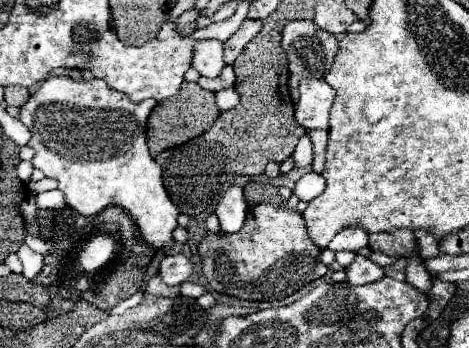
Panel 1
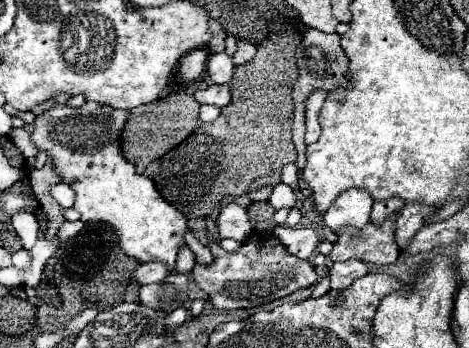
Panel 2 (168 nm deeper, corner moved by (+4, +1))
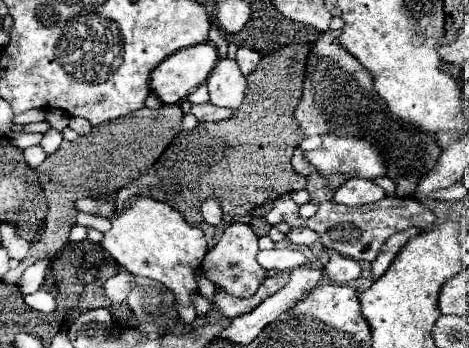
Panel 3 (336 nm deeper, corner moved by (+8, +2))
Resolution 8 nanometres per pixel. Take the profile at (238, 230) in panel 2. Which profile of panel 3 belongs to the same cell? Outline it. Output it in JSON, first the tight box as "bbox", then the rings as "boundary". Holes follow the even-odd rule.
{"bbox":[202,221,266,297],"boundary":[[[236,221],[236,223],[226,225],[220,241],[206,253],[202,269],[204,269],[206,277],[214,283],[216,289],[226,291],[234,297],[252,297],[258,291],[258,287],[262,285],[262,281],[266,279],[266,269],[256,261],[258,251],[260,251],[258,237],[254,235],[252,227]]]}

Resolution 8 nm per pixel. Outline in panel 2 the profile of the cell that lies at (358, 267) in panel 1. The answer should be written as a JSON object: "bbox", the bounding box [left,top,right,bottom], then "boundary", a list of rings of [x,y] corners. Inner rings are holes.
{"bbox":[330,260,368,290],"boundary":[[[344,260],[344,262],[334,262],[334,266],[330,268],[330,280],[332,280],[332,288],[340,290],[340,288],[348,288],[356,278],[366,276],[368,274],[368,266],[360,260]]]}

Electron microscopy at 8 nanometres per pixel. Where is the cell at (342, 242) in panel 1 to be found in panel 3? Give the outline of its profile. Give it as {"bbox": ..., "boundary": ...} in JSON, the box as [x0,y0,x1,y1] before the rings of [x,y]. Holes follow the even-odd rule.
{"bbox":[334,177,384,205],"boundary":[[[354,177],[352,181],[346,181],[336,193],[334,193],[334,203],[342,203],[342,205],[366,205],[366,203],[374,203],[380,201],[384,197],[384,189],[378,187],[376,183],[368,181],[368,179],[360,179]]]}

